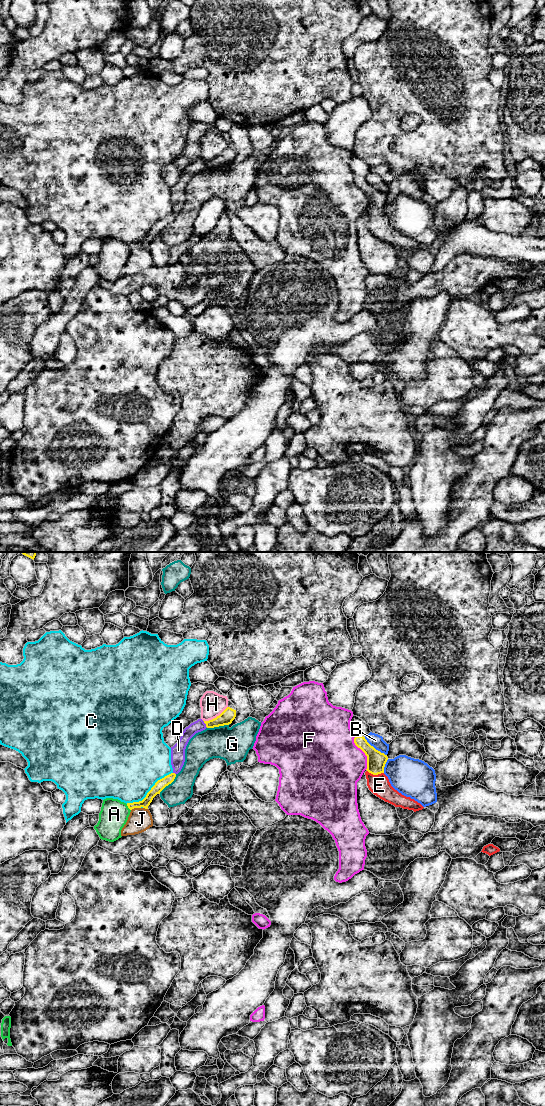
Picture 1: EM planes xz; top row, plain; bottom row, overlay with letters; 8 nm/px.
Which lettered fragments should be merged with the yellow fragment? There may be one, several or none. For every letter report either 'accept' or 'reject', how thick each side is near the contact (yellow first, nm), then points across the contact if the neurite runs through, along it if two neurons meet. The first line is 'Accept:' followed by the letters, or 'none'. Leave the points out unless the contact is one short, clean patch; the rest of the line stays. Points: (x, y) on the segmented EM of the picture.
Accept: E
A: reject | 70/220 nm | along xz (126, 804), (130, 810)
B: reject | 150/110 nm
C: reject | 80/480 nm
D: reject | 110/90 nm
E: accept | 150/170 nm | across xz (376, 761), (375, 774), (379, 785)
F: reject | 150/440 nm
G: reject | 110/280 nm
H: reject | 110/200 nm
J: reject | 80/190 nm | along xz (140, 807), (134, 807), (131, 810)

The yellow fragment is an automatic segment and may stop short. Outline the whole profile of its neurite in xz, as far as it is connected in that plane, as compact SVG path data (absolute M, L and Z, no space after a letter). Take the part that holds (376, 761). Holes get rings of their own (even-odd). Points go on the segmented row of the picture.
M355 736L354 743L367 756L365 775L367 786L374 795L395 807L413 810L414 812L424 808L420 803L402 795L391 786L388 777L384 774L384 767L388 760L387 755L376 750L363 736Z

